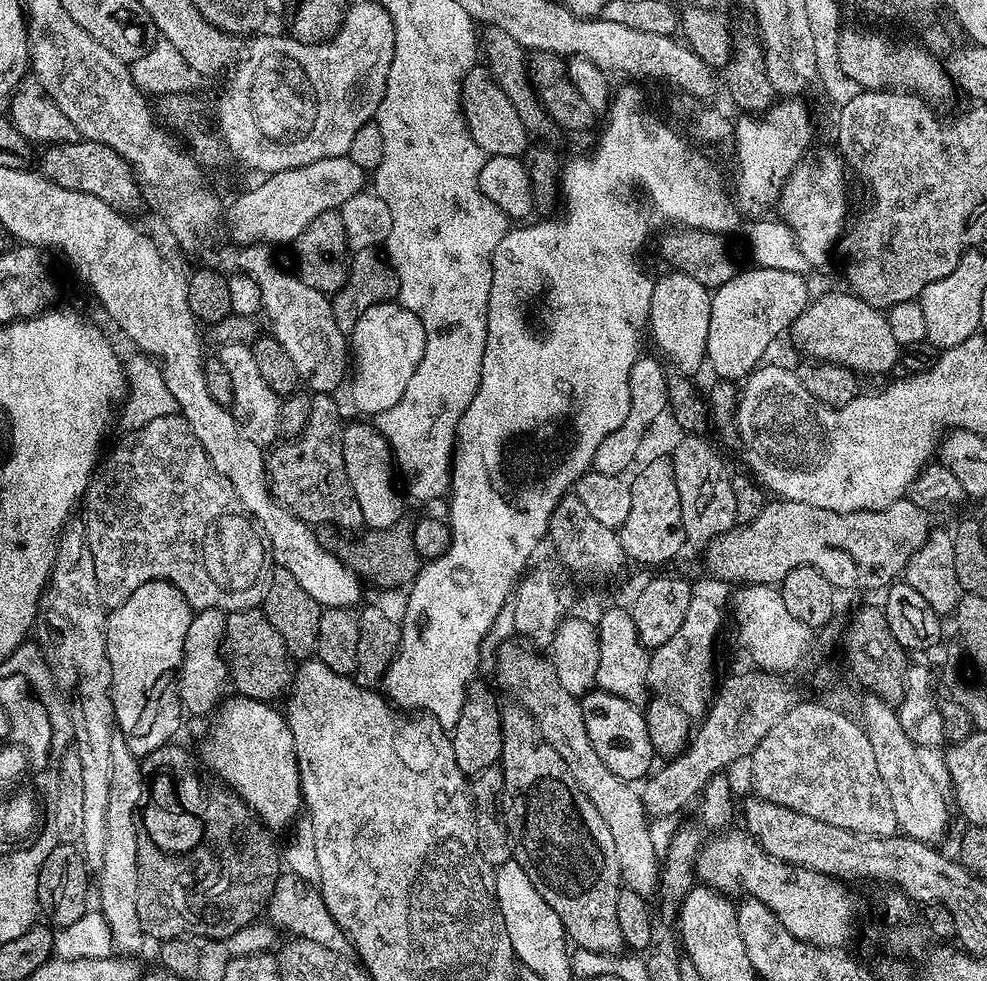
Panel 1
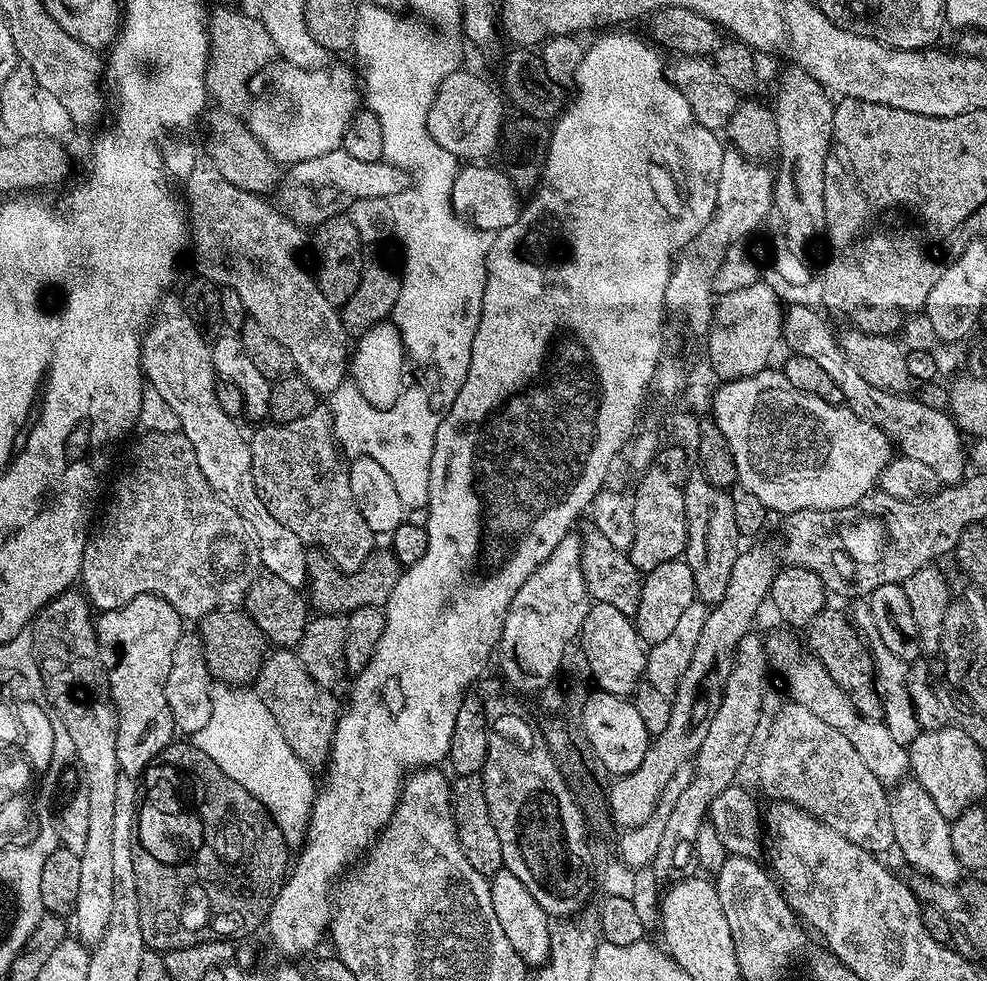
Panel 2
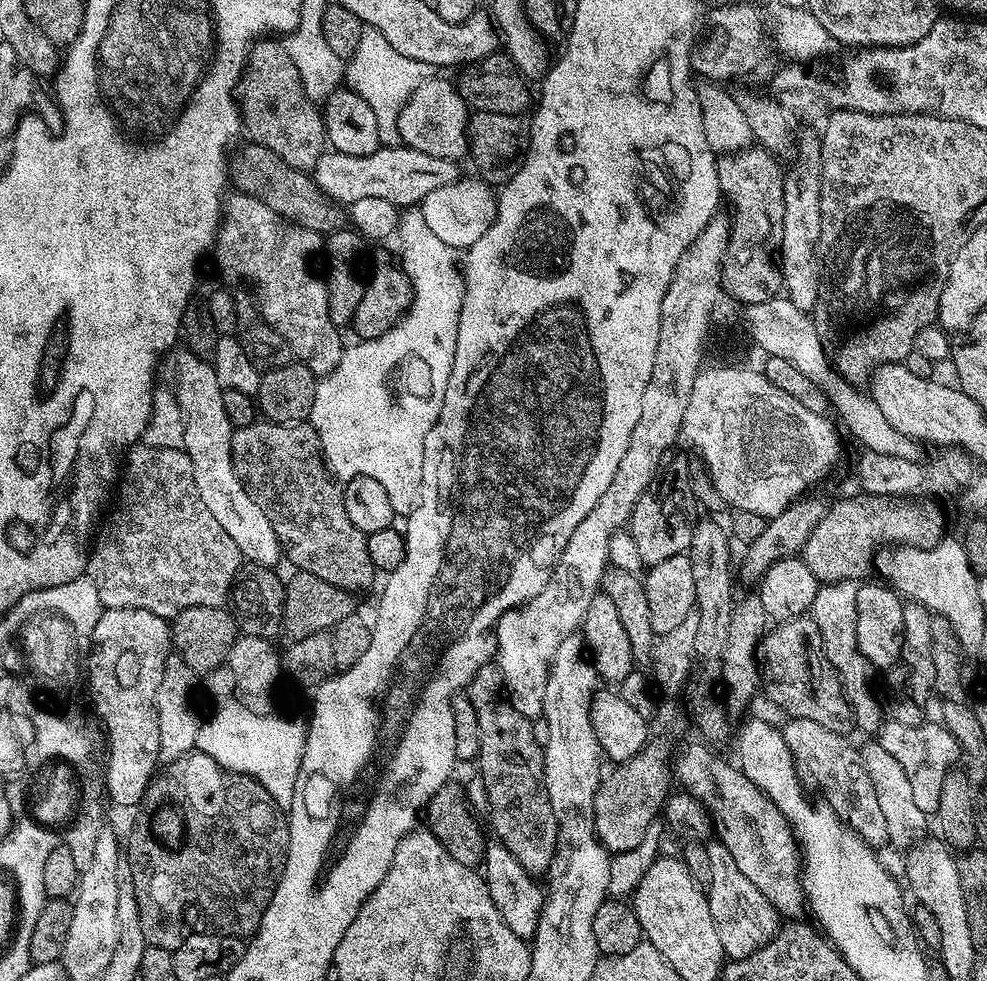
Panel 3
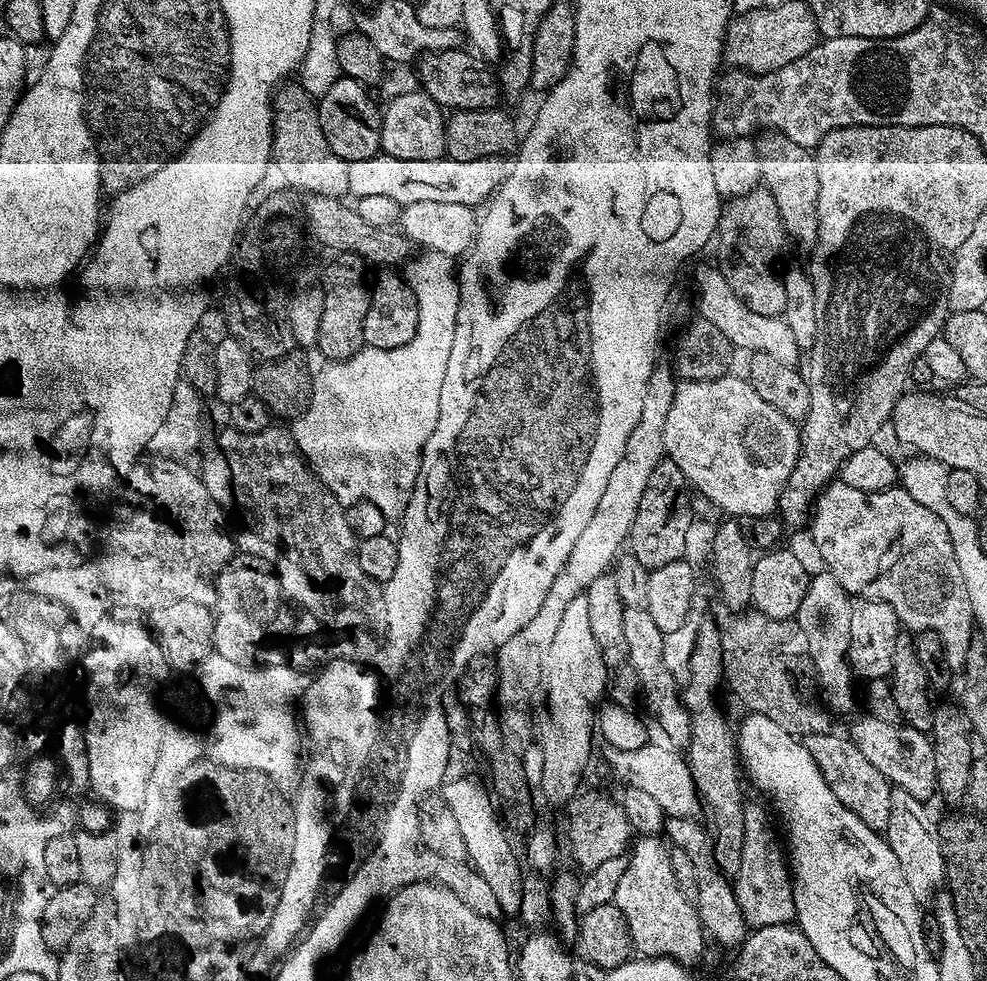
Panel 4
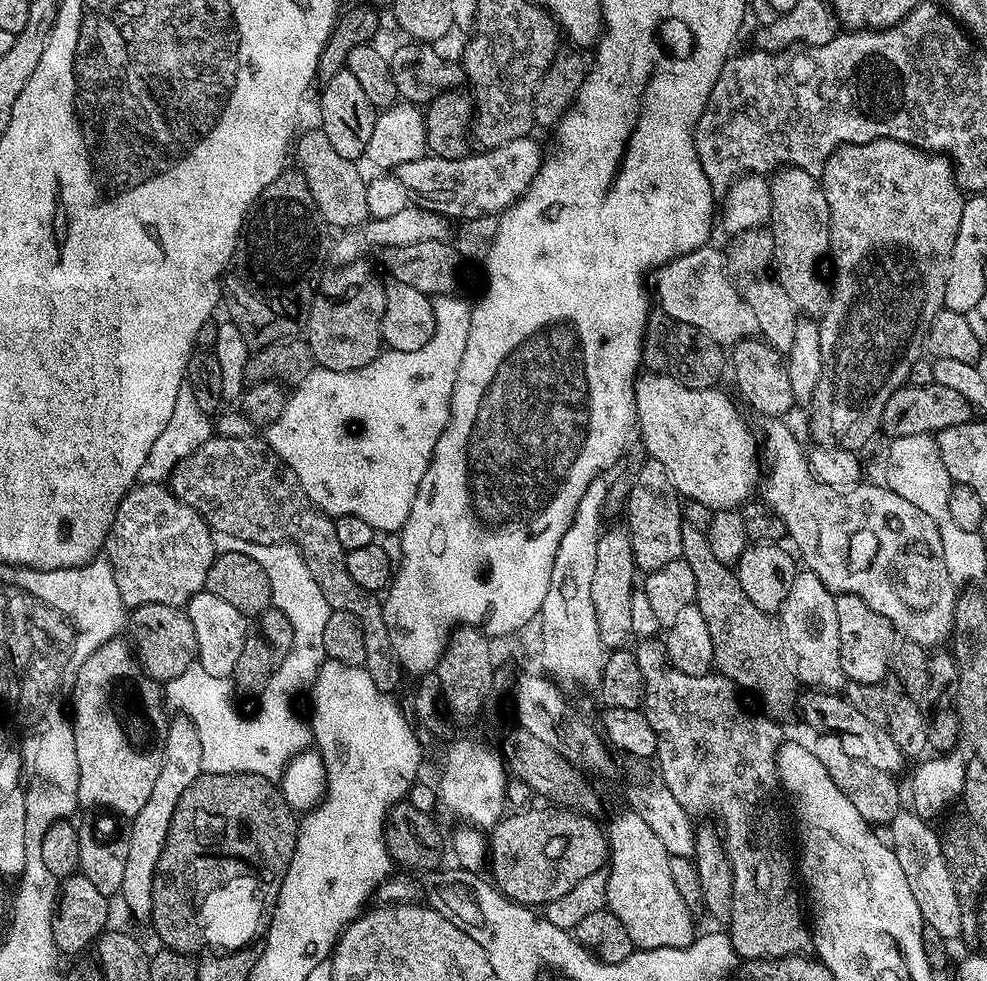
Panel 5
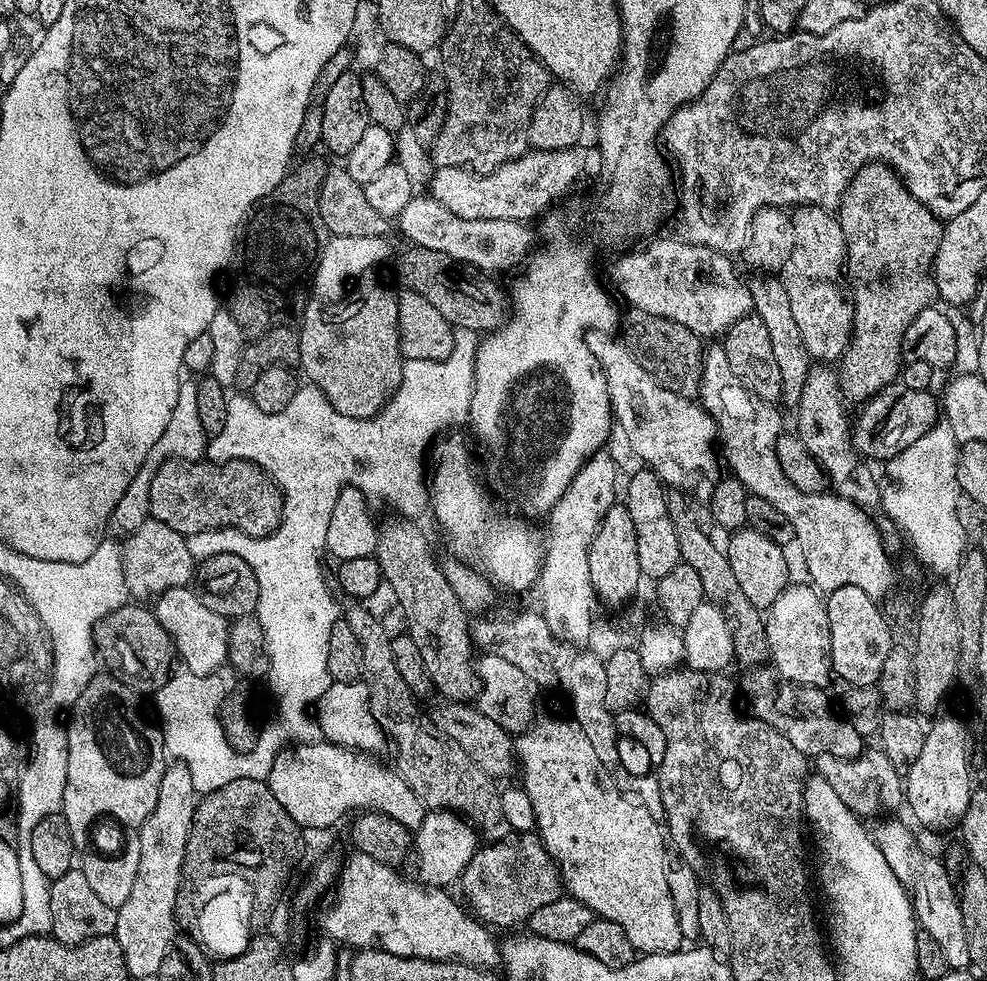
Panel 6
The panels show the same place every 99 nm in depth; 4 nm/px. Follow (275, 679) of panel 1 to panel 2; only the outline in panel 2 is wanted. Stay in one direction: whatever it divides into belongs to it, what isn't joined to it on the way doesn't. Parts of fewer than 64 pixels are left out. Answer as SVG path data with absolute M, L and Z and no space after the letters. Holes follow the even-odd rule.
M239 607L215 608L210 614L200 617L198 635L213 681L241 686L251 685L255 681L264 664L266 637L264 631L248 617L247 612Z

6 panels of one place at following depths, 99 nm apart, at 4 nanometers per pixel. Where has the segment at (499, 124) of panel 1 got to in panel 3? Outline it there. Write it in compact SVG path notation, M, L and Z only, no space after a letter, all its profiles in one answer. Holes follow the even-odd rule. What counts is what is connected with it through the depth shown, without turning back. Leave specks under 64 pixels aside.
M429 78L421 82L418 90L414 90L412 97L404 103L396 130L407 147L434 158L456 162L466 152L466 125L469 120L470 108L461 89L456 89L448 80Z

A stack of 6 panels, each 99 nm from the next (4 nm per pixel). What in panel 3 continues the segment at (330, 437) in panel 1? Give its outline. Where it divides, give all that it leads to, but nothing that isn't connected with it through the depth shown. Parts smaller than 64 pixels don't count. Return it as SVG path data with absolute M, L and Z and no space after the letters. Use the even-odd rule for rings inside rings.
M257 422L235 429L232 434L232 466L248 491L255 496L270 526L274 526L274 534L287 545L287 559L289 556L299 571L317 575L323 582L342 587L353 594L359 593L359 588L371 586L374 569L370 562L368 537L365 532L358 530L358 526L354 526L354 522L350 522L350 514L346 514L341 485L334 479L324 453L320 451L320 436L311 422Z

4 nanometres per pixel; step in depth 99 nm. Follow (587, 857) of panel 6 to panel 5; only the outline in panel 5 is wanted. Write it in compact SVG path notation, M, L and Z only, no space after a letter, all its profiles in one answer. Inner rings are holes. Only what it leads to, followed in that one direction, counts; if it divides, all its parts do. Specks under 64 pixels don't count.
M624 810L621 816L614 817L606 824L606 835L610 853L607 911L613 912L618 922L626 926L626 934L630 934L637 949L690 947L698 935L698 929L692 925L694 912L686 906L682 894L678 894L678 886L674 886L666 847L662 846L660 839L646 826L642 818L631 810Z

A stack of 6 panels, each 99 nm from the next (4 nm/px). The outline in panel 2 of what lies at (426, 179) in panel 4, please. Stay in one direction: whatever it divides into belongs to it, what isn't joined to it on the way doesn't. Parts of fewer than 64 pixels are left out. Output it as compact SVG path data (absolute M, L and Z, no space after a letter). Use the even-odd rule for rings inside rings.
M338 147L330 154L318 154L318 158L291 165L278 185L278 204L295 224L315 226L332 216L347 213L350 205L362 198L386 200L396 196L407 190L409 183L409 173L396 164L389 164L385 159L361 162Z

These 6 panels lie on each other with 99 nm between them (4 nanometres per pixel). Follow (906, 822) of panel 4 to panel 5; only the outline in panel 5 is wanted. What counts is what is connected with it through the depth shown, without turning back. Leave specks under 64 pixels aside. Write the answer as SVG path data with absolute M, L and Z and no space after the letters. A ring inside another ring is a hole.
M901 810L890 825L890 844L898 858L898 866L902 866L902 874L906 874L906 883L914 893L914 902L918 902L925 925L931 931L933 928L944 940L959 941L964 912L960 909L958 893L954 890L954 878L950 878L950 870L946 870L940 836L928 824L931 823L925 817Z

